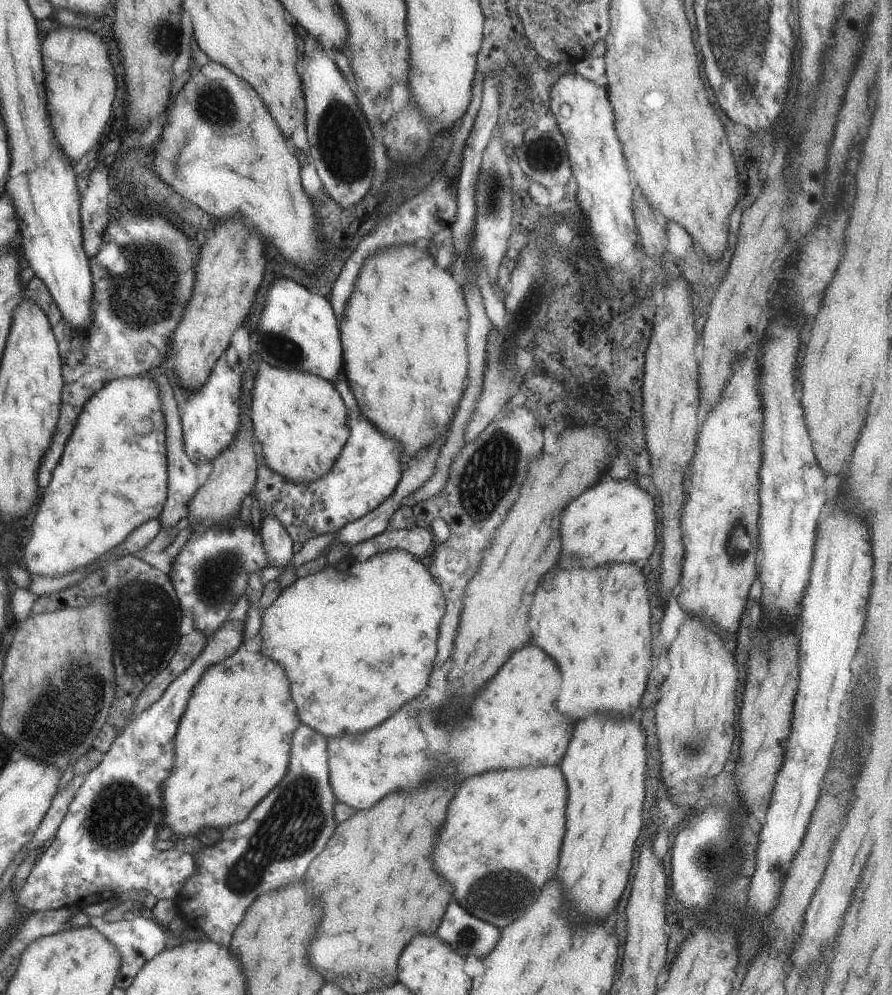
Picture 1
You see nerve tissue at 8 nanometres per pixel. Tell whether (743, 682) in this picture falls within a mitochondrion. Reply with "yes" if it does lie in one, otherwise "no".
no

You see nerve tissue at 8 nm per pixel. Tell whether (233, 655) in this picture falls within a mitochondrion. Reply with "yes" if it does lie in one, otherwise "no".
no

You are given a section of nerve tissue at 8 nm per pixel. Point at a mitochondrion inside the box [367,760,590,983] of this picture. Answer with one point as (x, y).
(496, 895)

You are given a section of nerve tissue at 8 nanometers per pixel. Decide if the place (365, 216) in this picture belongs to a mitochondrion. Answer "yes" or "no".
no

